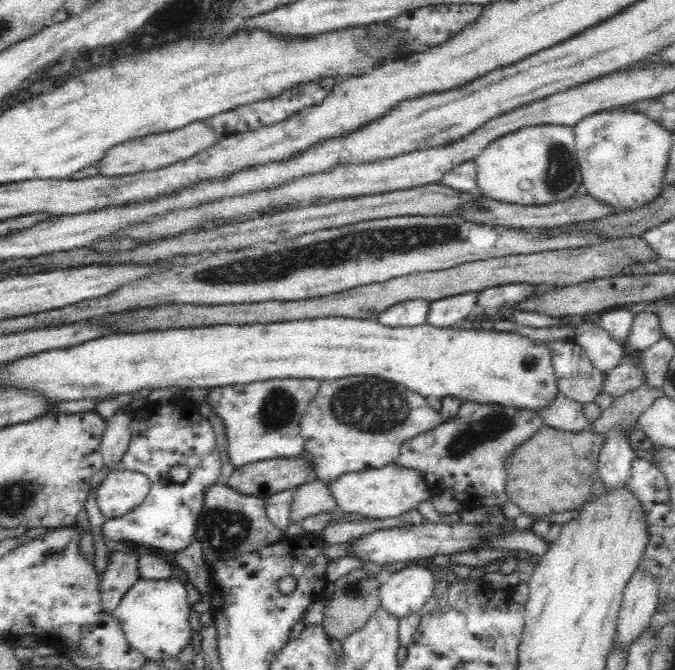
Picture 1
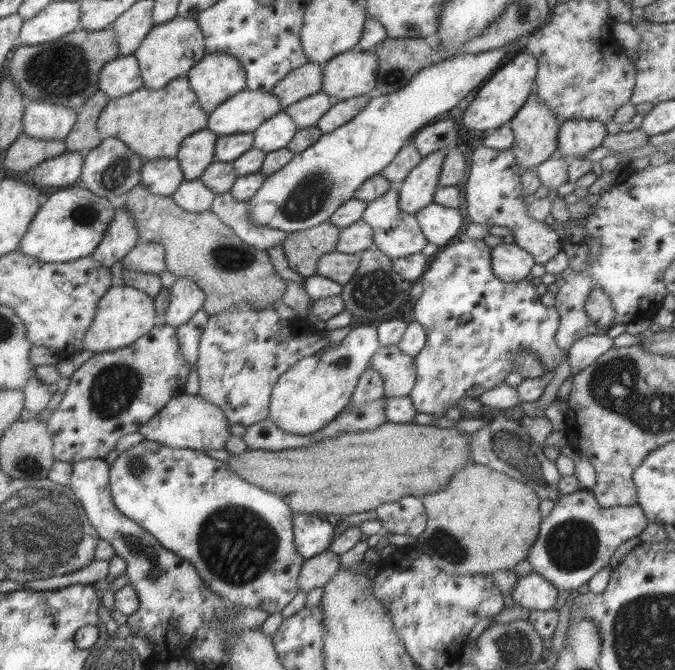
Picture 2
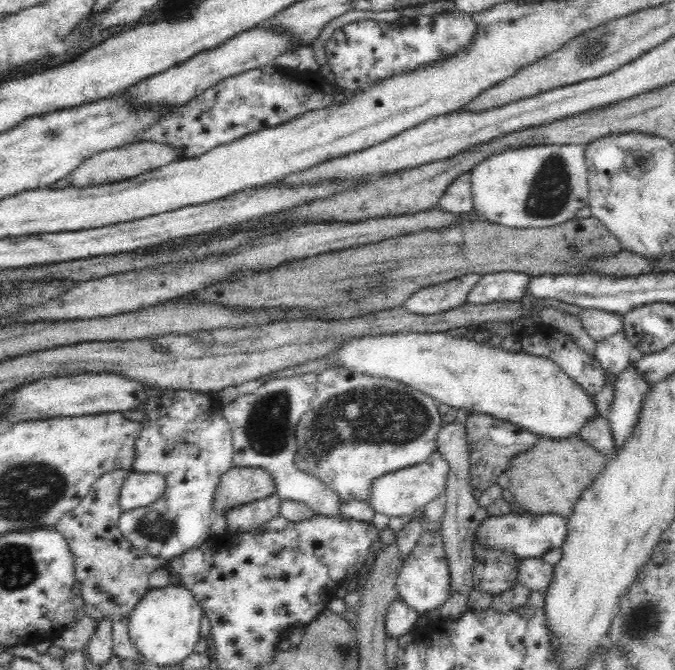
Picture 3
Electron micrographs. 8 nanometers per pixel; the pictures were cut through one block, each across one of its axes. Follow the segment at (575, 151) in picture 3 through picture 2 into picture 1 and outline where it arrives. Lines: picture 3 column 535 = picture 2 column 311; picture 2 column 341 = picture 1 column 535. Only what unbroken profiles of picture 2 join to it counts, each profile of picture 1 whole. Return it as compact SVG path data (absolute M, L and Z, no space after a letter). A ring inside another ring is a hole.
M544 123L525 126L495 138L475 158L477 166L477 185L481 193L490 199L502 202L516 203L522 206L528 204L550 204L576 194L576 188L583 182L580 165L577 159L577 148L573 126L556 123Z

